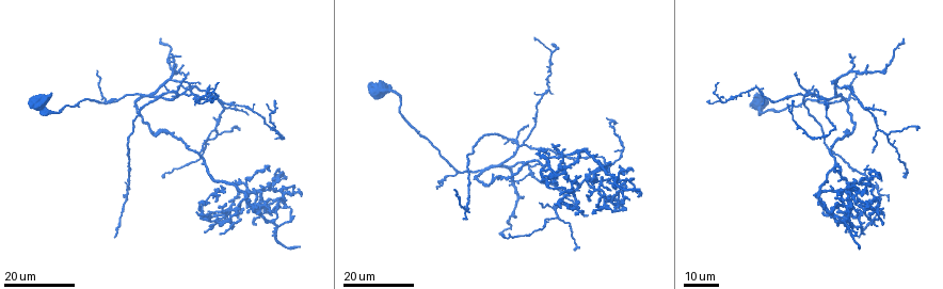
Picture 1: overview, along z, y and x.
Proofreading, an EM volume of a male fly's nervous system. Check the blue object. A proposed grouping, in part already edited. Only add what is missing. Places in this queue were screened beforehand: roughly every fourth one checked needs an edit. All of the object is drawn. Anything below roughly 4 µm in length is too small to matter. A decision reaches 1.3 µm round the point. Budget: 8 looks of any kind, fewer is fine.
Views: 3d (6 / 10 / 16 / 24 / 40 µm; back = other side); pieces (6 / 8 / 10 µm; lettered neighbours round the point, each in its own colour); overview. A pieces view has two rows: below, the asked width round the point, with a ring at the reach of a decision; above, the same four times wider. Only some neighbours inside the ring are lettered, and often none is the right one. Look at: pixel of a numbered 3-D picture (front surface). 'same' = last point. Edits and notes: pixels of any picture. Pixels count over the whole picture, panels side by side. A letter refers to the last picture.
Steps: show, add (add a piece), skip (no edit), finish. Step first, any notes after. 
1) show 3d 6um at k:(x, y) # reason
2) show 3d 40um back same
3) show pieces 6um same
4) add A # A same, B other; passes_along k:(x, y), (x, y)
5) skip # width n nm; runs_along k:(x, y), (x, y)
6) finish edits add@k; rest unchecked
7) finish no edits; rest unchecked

show 3d 24um at 1:(184, 63) # an open end

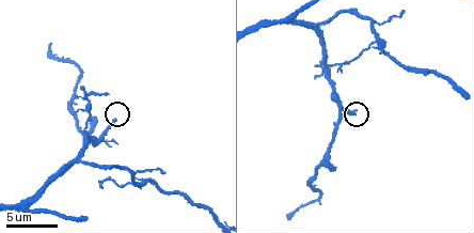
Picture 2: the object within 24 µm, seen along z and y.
show pieces 10um at 2:(116, 120) # see the neighbours

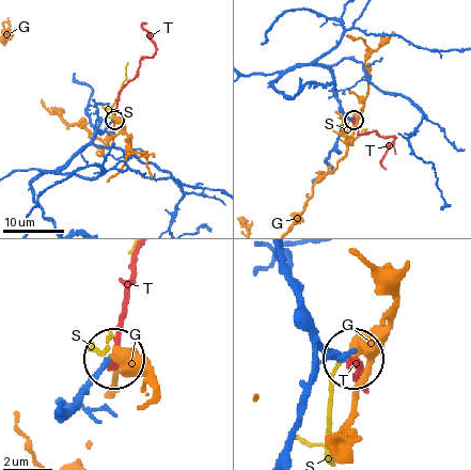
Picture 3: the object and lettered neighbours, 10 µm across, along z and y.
skip # G other, S other, T other; runs_along 3:(60, 411), (112, 358); none of them fits

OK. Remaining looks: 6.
show 3d 16um at 1:(189, 73)

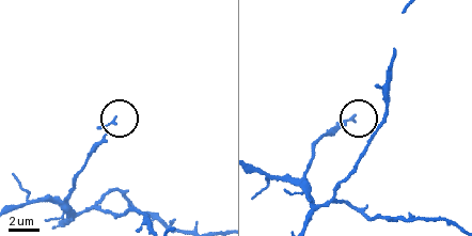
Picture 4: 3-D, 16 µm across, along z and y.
show pieces 10um at 4:(357, 121)

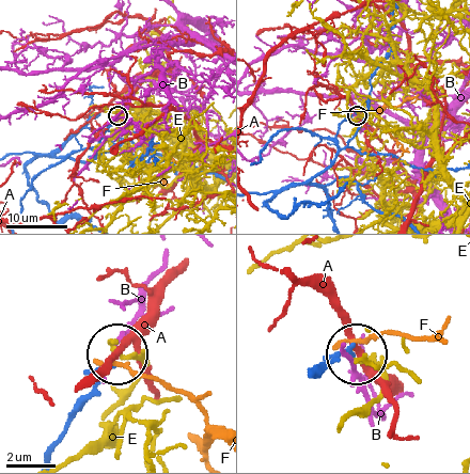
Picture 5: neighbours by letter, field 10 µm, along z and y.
skip # A other, B other, E other, F other; no lettered piece goes on from it

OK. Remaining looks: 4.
show 3d 24um at 1:(637, 189) # branch stops here

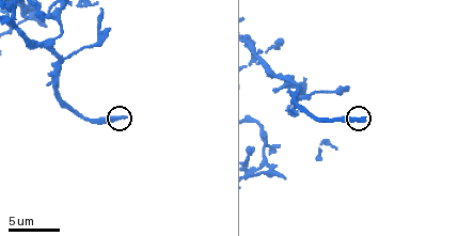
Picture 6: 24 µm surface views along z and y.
show pieces 10um at 6:(363, 121)

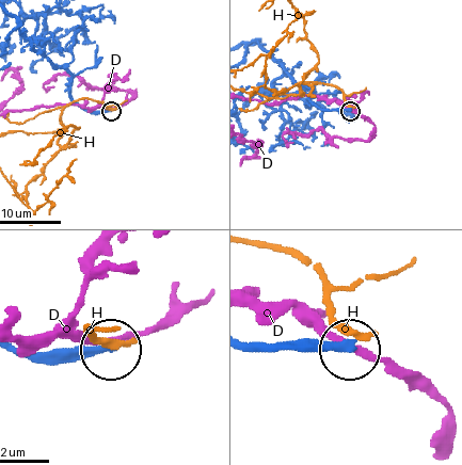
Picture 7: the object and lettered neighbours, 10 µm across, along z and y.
skip # D other, H other; runs_along 7:(251, 343), (331, 343), (347, 350); none of them fits

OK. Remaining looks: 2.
show 3d 16um at 1:(538, 152) # an open end

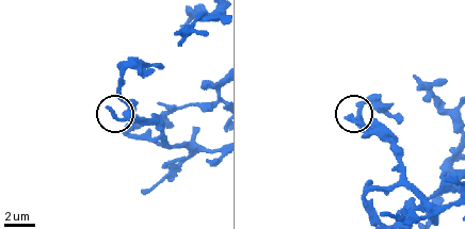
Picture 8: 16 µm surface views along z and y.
show pieces 8um at 8:(109, 108)

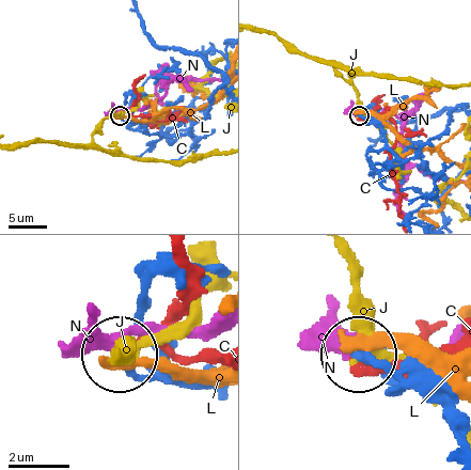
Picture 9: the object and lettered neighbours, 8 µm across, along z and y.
skip # C other, J other, L other, N other; runs_along 9:(457, 423), (383, 362), (363, 355); no lettered piece goes on from it

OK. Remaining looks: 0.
finish no edits; rest unchecked

